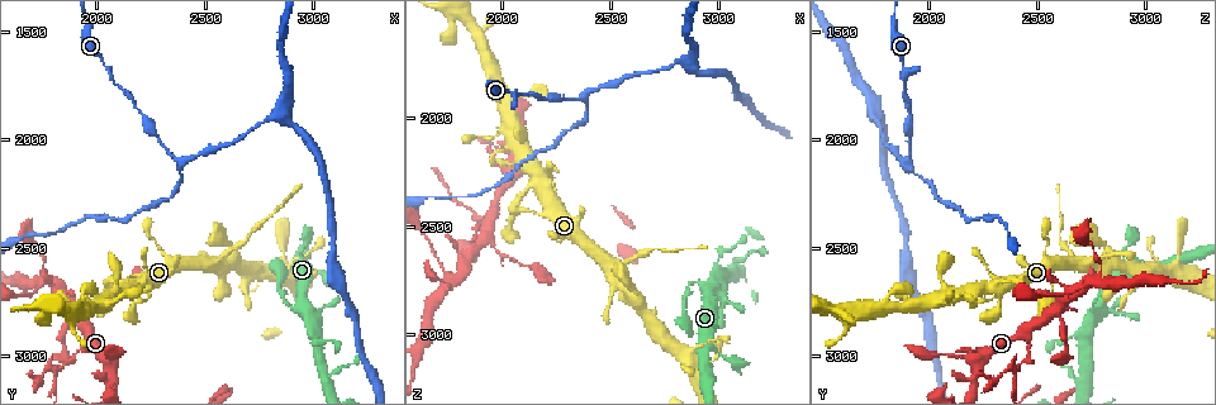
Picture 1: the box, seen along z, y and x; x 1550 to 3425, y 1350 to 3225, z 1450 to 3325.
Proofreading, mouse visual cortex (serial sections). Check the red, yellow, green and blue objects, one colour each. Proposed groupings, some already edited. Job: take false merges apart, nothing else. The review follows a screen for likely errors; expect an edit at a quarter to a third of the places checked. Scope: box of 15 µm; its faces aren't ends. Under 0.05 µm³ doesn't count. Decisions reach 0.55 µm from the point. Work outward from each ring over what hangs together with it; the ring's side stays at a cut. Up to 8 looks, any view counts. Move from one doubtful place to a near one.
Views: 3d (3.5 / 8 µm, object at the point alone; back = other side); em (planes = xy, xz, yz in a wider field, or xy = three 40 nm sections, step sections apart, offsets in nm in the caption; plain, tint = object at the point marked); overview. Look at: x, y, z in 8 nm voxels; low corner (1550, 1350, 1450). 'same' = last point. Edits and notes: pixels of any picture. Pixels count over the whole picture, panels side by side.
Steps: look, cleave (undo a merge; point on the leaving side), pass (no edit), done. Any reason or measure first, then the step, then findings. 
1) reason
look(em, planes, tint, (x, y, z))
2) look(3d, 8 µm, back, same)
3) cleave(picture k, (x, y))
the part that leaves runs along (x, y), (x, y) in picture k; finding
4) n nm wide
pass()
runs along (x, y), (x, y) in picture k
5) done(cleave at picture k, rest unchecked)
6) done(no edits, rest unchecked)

looks like a crossing
look(3d, 8 µm, (2540, 2560, 2680))

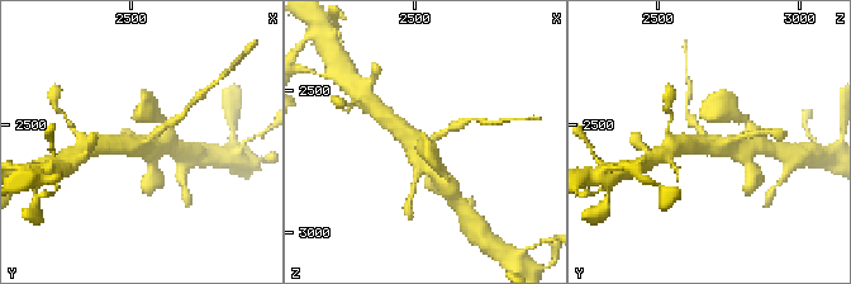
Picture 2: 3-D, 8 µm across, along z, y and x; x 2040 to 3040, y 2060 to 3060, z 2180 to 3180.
closer look
look(3d, 3.5 µm, back, same)

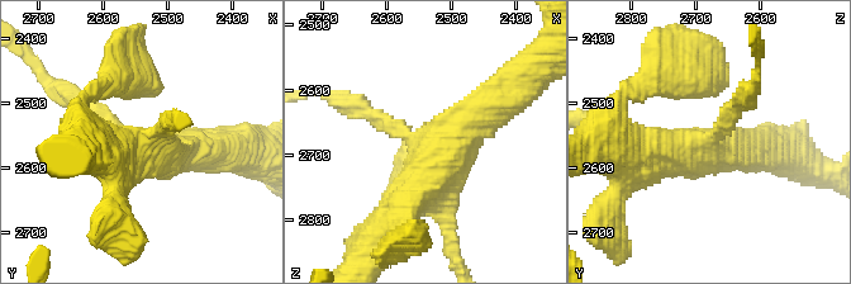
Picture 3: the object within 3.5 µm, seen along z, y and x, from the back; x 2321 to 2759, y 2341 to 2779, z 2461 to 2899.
4 arms; arms of 200, 200, 500, 500 nm; need the tissue
look(em, xy, step 2, tint, (2545, 2570, 2685))

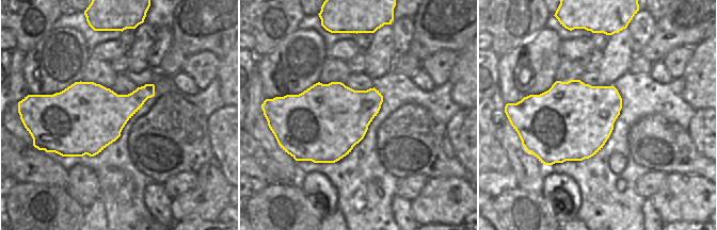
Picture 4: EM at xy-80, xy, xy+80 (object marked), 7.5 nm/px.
550 nm wide
cleave(picture 3, (737, 113))
the part that leaves runs along (719, 129), (756, 83), (759, 51) in picture 3; two cells meet here

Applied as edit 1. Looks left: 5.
look(overview)

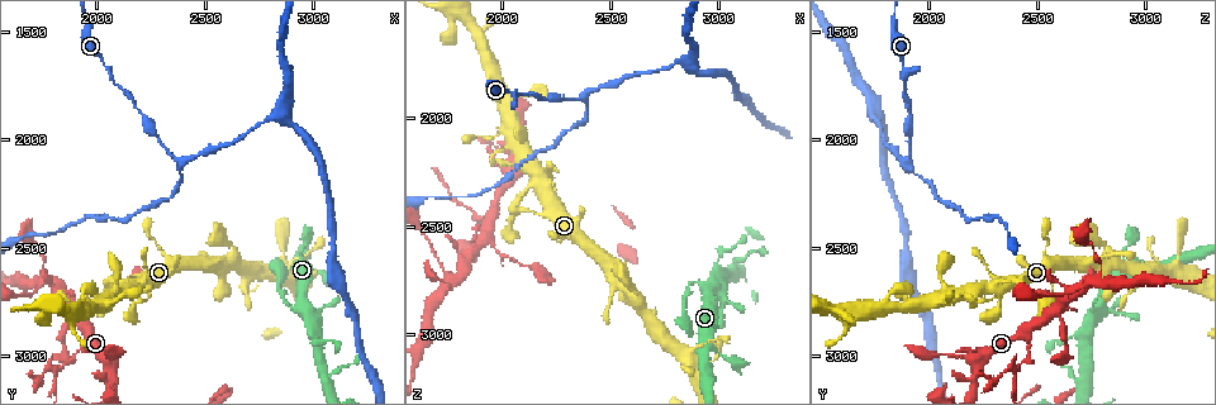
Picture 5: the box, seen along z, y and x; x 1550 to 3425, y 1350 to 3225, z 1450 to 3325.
thin arm on a thick one
look(3d, 3.5 µm, (2950, 2750, 2800))

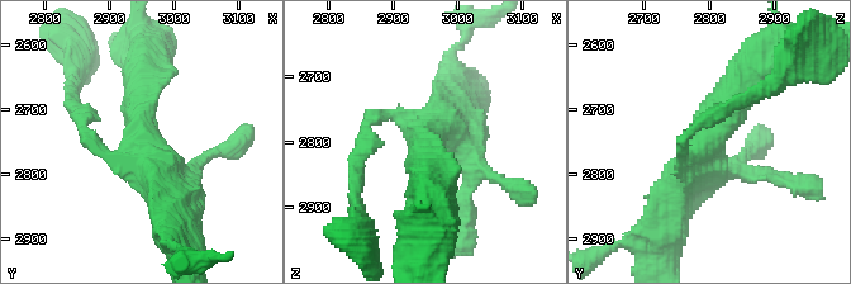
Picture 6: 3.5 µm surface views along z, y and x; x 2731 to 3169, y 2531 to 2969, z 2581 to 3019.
now the EM
look(em, xy, step 5, tint, (2945, 2750, 2790))

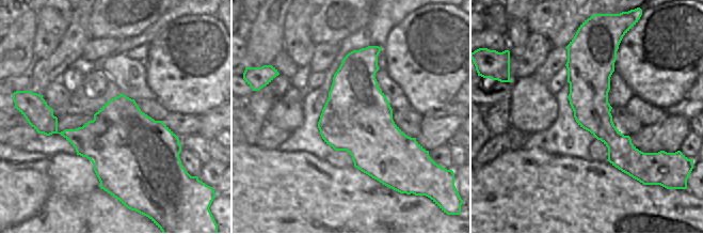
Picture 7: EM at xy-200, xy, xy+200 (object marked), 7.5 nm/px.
pass()
runs along (590, 48), (591, 111), (625, 169) in picture 7; one cell here

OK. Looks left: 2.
three-way junction
look(3d, 3.5 µm, (1800, 3060, 2390))

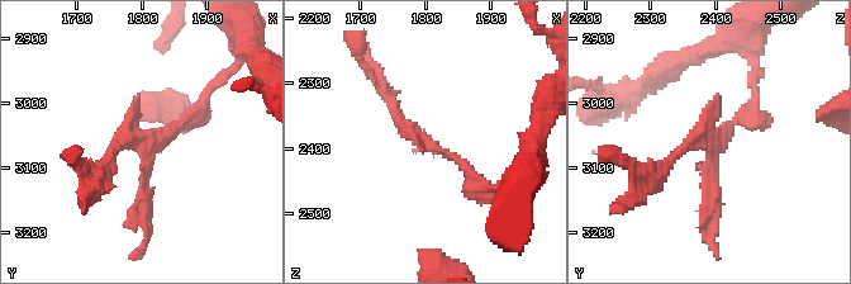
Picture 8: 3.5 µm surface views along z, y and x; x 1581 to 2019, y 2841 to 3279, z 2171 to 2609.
need the tissue
look(em, xy, step 2, tint, (1810, 3060, 2400))

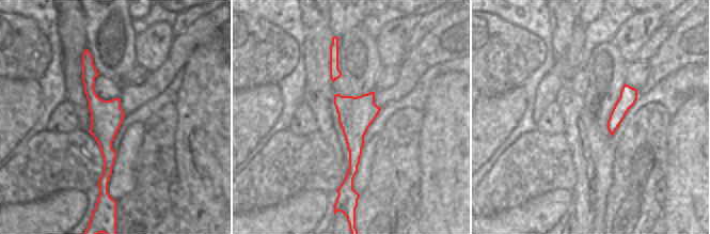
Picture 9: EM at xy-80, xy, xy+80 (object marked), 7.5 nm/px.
cleave(picture 8, (714, 136))
the part that leaves runs along (730, 128), (690, 140), (655, 175) in picture 8; a second cell is stuck on

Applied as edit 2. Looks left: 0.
done(cleave at picture 3, cleave at picture 8, rest unchecked)

